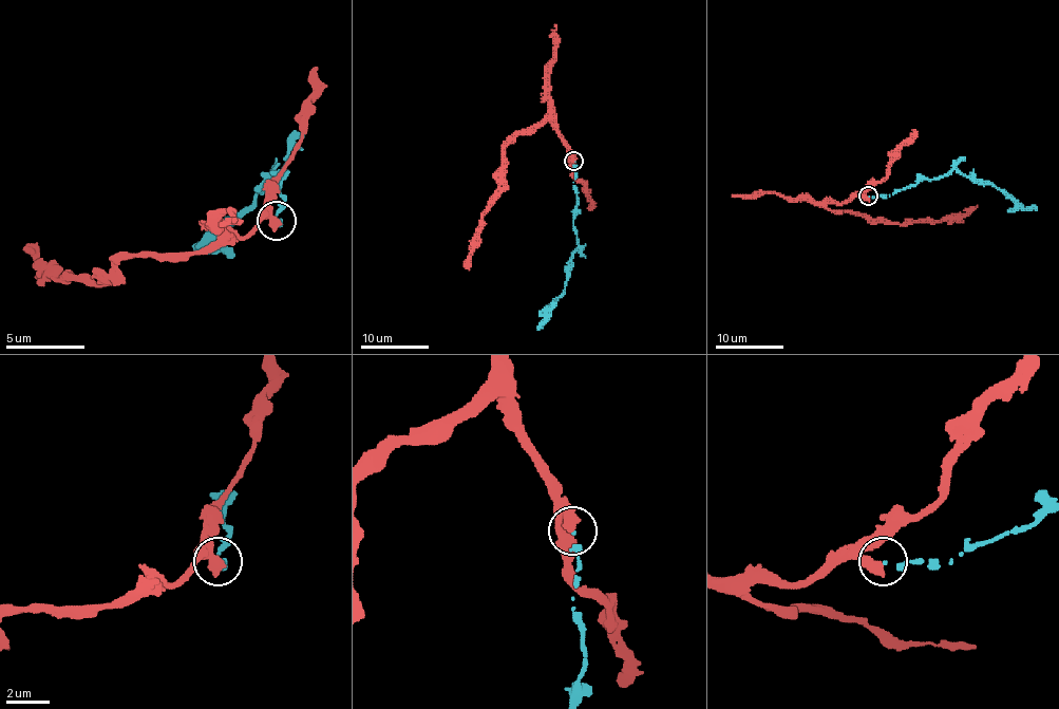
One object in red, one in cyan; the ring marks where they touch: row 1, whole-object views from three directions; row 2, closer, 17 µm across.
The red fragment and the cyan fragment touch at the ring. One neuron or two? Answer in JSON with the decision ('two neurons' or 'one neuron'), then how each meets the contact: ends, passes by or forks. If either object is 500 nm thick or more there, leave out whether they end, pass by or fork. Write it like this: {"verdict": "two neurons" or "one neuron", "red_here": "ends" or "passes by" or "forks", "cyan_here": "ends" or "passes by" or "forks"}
{"verdict": "one neuron"}

